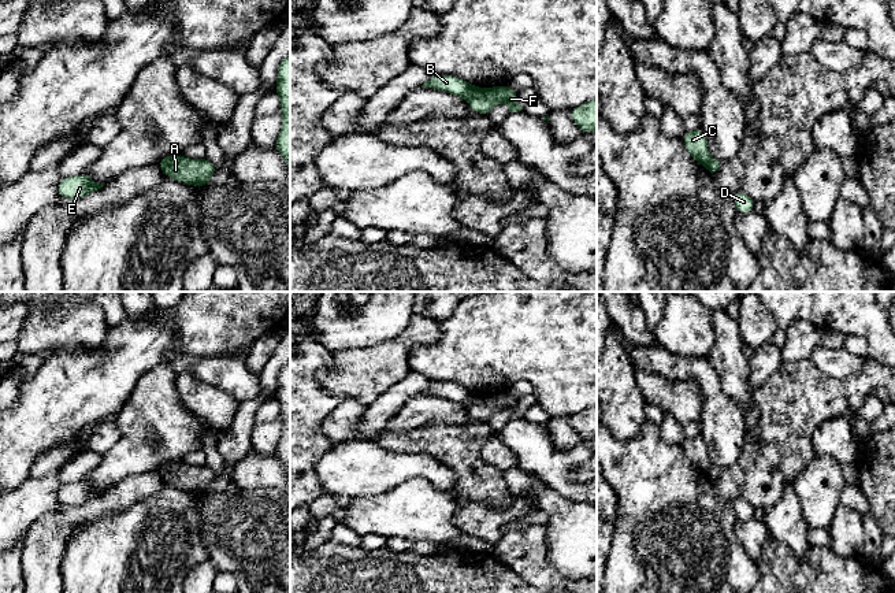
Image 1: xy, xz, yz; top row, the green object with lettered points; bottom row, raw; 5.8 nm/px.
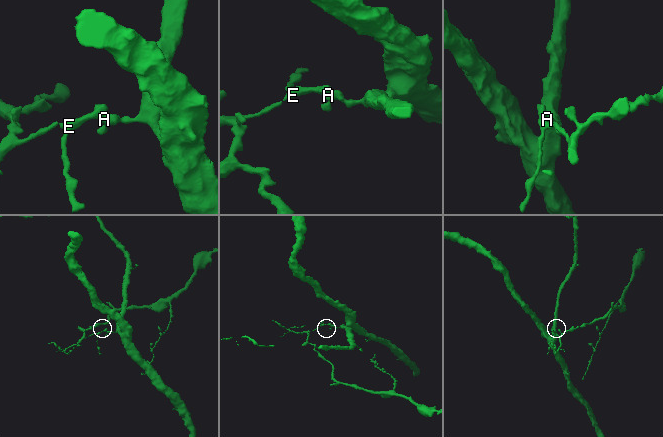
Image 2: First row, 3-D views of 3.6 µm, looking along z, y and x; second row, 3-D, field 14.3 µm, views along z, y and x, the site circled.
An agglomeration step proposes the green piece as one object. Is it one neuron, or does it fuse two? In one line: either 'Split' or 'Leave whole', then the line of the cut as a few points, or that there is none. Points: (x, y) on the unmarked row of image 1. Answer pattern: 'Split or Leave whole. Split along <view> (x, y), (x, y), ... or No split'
Split. Split along xz (482, 396), (468, 407)

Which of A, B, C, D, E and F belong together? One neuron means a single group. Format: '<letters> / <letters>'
A D F / B C E

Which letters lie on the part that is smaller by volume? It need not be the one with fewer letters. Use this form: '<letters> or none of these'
B, C, E

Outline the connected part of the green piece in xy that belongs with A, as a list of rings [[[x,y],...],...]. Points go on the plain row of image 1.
[[[183,462],[168,463],[160,470],[160,475],[163,482],[197,494],[209,492],[212,482],[218,478],[207,464],[189,466]]]

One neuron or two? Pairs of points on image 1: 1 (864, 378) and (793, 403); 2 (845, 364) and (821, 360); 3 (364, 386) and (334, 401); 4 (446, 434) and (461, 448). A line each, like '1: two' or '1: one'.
1: one
2: one
3: two
4: one

